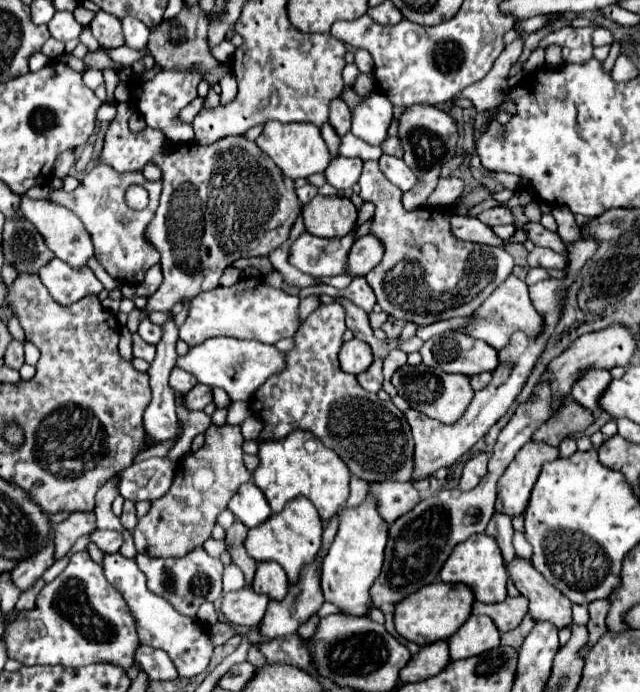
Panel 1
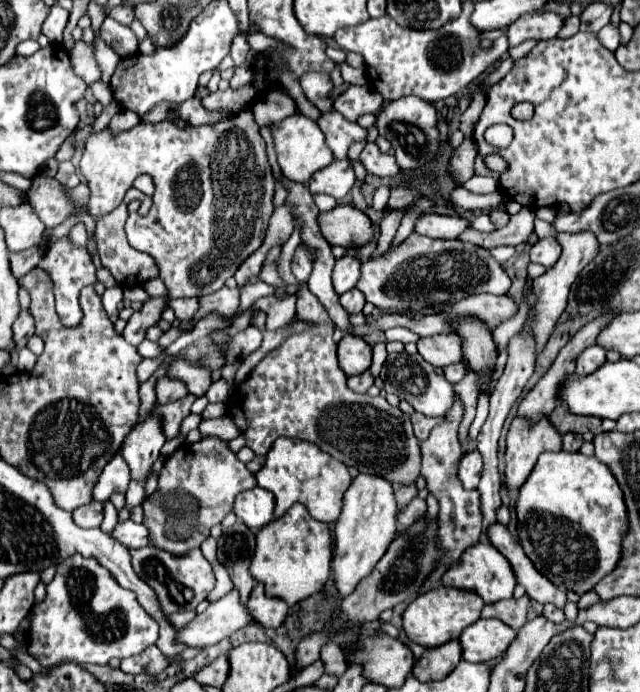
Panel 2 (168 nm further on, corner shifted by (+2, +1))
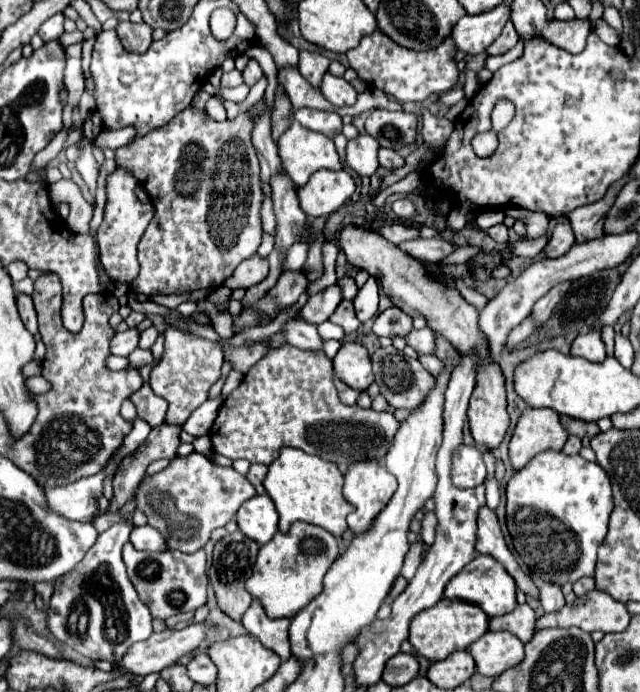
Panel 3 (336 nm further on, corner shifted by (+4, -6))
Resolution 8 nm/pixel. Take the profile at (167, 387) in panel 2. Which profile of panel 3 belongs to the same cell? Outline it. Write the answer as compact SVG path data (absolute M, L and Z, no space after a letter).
M144 383L142 389L132 395L132 401L138 409L138 415L144 417L144 421L148 421L150 427L156 427L164 421L168 411L168 401L158 397L148 383Z

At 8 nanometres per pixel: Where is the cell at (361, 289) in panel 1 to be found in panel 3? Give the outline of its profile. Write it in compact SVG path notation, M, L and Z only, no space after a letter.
M346 299L336 307L336 311L332 313L330 321L340 325L340 327L344 327L346 333L352 333L352 331L356 331L360 327L360 321L356 317L354 305L352 305L352 301L346 301Z

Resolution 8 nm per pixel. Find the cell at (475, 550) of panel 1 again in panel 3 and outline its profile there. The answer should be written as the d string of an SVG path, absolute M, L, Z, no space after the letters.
M478 555L472 565L466 565L456 577L452 577L452 581L446 585L444 597L480 605L488 617L494 617L510 613L516 607L516 583L496 559L488 555Z

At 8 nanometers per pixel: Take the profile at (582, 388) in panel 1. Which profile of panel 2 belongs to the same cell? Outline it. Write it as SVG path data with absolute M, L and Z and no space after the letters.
M594 344L594 346L586 348L586 350L578 356L576 372L578 372L580 376L592 374L598 366L602 366L602 362L606 362L606 350L602 350L602 346Z

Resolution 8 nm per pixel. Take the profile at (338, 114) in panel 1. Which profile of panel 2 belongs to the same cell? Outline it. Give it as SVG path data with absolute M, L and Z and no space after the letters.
M306 72L300 78L302 90L306 94L306 98L320 110L320 112L328 112L332 110L334 100L328 98L328 92L332 90L332 82L330 76L326 72Z

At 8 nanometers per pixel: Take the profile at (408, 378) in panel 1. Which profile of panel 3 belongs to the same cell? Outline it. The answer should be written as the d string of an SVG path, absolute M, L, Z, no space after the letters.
M380 347L374 355L372 355L372 365L374 365L374 375L376 375L376 383L380 387L380 395L394 407L394 409L408 409L414 411L418 409L428 393L434 389L436 381L432 379L432 375L420 365L418 359L410 359L406 357L402 351L396 351L394 347Z

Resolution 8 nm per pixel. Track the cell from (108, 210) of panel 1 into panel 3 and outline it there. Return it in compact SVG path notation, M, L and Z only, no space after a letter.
M116 169L112 175L108 175L108 187L106 187L108 201L106 201L104 221L98 227L98 243L100 243L102 265L106 267L108 277L112 281L132 283L138 277L140 265L136 259L136 245L154 215L154 207L150 203L142 203L136 197L134 189L136 189L136 181L132 181L132 177L124 173L124 169Z

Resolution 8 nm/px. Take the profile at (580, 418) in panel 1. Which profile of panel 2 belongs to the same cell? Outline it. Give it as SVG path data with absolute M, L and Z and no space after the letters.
M558 402L554 412L550 414L550 422L556 426L556 430L560 434L566 434L566 432L578 432L578 434L584 434L584 432L596 432L600 430L600 418L596 416L576 416L576 414L570 414L568 406L564 402Z

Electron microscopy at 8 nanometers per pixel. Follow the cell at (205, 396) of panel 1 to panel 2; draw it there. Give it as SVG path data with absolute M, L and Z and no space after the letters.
M188 394L182 400L158 406L158 414L162 414L162 428L164 428L166 440L172 440L180 434L180 424L190 414L190 406L194 400L196 400L196 396Z

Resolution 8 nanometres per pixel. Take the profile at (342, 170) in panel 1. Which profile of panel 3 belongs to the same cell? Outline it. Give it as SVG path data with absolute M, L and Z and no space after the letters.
M318 171L298 189L300 207L308 217L330 215L338 211L354 193L356 185L348 171Z

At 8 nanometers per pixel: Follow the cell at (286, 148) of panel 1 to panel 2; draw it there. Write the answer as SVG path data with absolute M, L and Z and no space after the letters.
M300 112L284 118L282 122L276 122L272 126L272 132L274 132L274 142L276 142L278 164L284 172L284 176L290 180L306 184L314 172L318 172L318 170L322 170L334 162L334 154L326 146L326 136L320 130L320 126Z

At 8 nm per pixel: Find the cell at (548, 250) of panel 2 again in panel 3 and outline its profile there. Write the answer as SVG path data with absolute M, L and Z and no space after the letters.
M568 223L564 225L556 225L552 231L552 237L548 241L548 245L544 247L544 257L548 259L556 259L562 257L564 253L568 253L568 249L574 245L574 233L570 229Z

